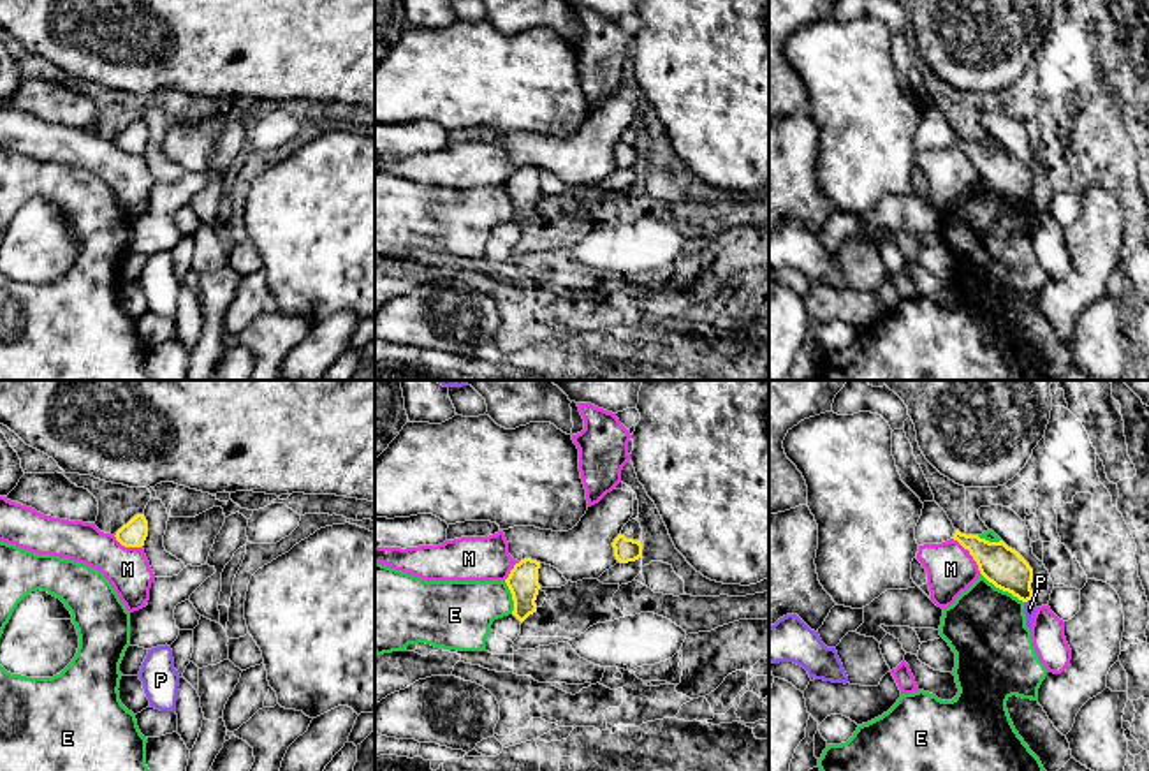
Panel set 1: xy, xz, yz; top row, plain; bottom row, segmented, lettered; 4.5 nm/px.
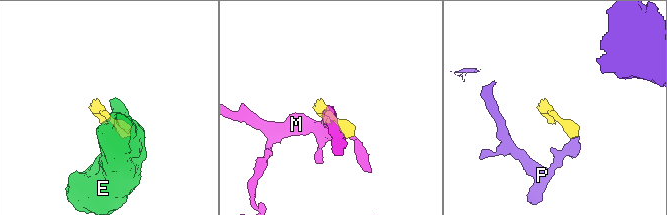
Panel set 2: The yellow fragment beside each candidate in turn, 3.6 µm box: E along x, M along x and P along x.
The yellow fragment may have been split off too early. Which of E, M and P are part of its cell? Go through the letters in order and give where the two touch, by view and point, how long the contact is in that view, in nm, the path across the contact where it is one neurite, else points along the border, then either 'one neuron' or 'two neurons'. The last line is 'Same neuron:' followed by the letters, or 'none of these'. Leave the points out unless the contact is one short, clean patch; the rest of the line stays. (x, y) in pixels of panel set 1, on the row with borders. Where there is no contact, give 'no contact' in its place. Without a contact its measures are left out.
E: contact yz (1003, 590); length 240 nm; border yz (980, 572), (996, 587), (1024, 602); two neurons
M: contact yz (970, 553); length 220 nm; border yz (952, 537), (968, 551), (980, 572); two neurons
P: contact yz (1028, 599); length 30 nm; border yz (1030, 599), (1026, 602); two neurons
Same neuron: none of these

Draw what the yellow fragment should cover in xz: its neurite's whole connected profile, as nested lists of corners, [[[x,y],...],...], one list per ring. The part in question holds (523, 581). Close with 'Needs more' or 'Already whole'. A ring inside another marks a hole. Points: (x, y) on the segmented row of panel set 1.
[[[524,558],[514,565],[509,577],[505,579],[514,600],[512,614],[521,623],[537,611],[535,600],[540,590],[538,569],[540,562]]]. Already whole

